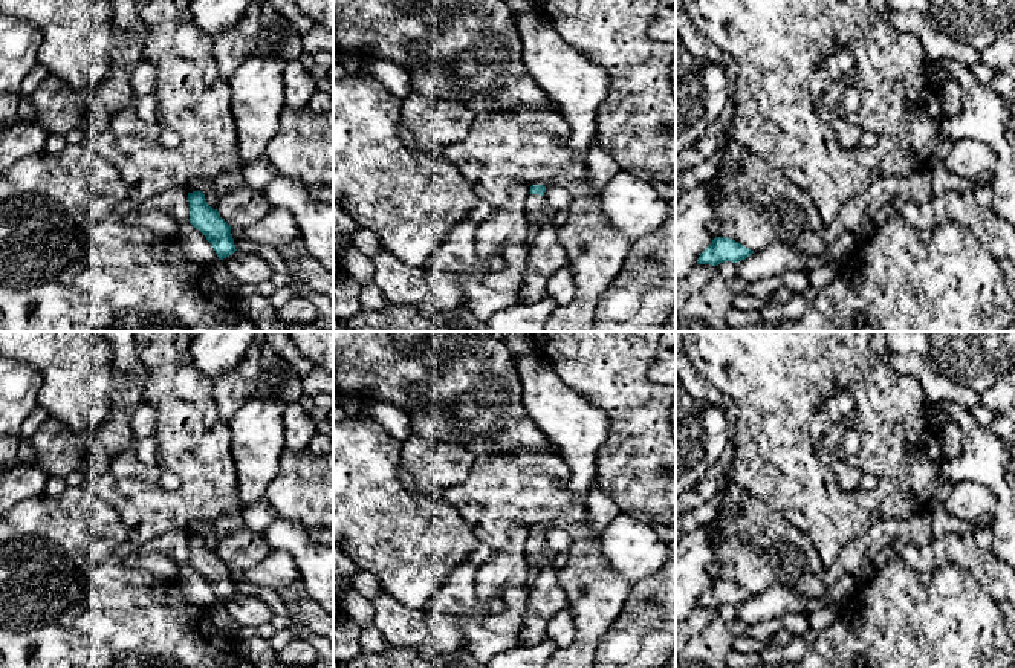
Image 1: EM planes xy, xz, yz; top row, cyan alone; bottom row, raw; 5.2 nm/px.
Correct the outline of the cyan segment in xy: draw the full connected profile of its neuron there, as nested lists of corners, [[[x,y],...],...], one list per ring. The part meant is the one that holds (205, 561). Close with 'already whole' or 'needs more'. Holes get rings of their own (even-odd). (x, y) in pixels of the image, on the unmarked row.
[[[202,533],[188,535],[190,566],[212,587],[219,602],[232,598],[237,592],[231,569],[212,552]]] | already whole

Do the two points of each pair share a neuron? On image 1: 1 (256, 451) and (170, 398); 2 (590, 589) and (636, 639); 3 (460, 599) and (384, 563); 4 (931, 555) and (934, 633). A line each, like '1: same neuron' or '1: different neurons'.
1: different neurons
2: different neurons
3: different neurons
4: different neurons

